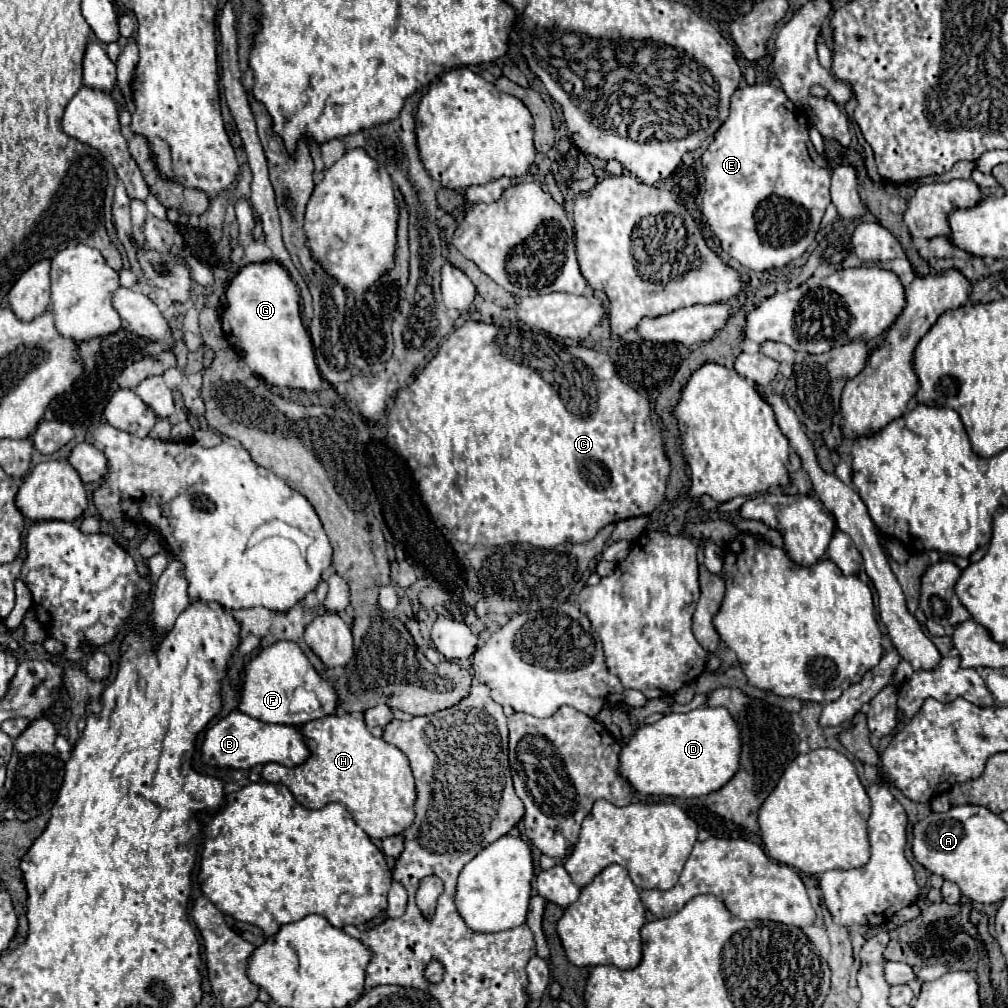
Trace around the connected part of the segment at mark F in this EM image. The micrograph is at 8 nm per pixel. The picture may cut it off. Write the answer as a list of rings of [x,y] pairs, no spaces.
[[[279,640],[263,648],[255,658],[251,658],[245,664],[243,672],[239,674],[237,686],[239,686],[239,712],[249,714],[261,722],[301,726],[309,720],[337,712],[339,706],[333,686],[315,672],[315,668],[309,664],[307,656],[295,642],[285,640]]]

